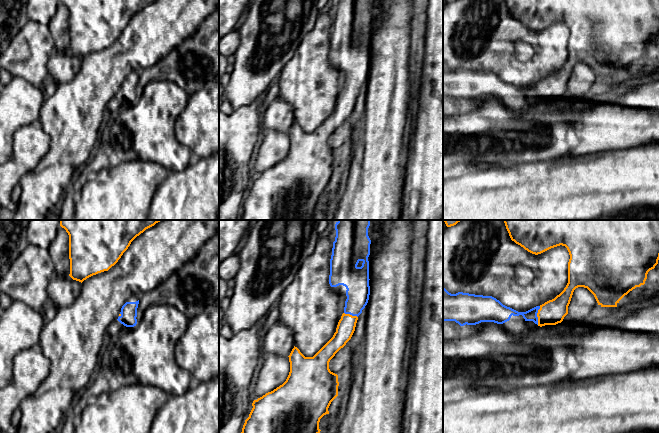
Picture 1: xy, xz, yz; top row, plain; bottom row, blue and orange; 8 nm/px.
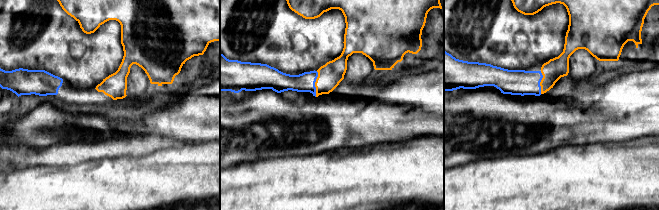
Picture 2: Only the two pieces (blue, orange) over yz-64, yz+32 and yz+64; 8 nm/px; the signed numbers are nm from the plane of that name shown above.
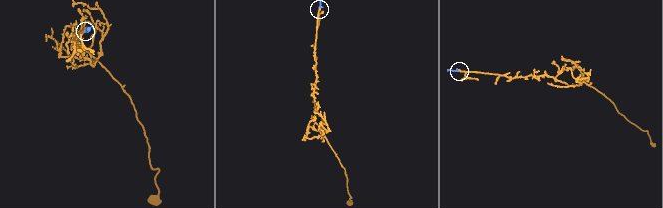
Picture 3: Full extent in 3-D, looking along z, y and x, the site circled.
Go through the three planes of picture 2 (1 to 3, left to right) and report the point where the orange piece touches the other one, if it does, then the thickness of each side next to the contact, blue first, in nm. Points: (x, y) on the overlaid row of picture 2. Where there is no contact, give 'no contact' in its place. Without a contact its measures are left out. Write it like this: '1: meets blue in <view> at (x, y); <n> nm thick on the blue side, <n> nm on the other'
1: no contact
2: meets blue in yz+32 at (314, 84); 160 nm thick on the blue side, 190 nm on the other
3: meets blue in yz+64 at (540, 81); 200 nm thick on the blue side, 170 nm on the other

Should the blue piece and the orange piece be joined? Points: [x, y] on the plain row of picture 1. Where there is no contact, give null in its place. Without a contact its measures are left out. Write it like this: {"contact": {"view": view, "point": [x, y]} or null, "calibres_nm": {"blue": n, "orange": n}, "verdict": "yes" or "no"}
{"contact": {"view": "yz", "point": [536, 91]}, "calibres_nm": {"blue": 110, "orange": 200}, "verdict": "yes"}

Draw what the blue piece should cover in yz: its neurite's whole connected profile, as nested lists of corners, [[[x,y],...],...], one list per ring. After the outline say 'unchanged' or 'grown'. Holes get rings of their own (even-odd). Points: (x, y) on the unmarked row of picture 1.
[[[505,0],[505,2],[511,16],[532,30],[538,31],[551,24],[565,22],[570,31],[566,63],[554,75],[526,88],[518,88],[507,83],[492,72],[463,68],[451,70],[443,63],[443,97],[455,97],[460,102],[476,101],[481,98],[503,100],[509,97],[512,91],[522,91],[525,97],[533,97],[540,103],[556,101],[568,90],[568,82],[576,64],[587,64],[601,83],[617,83],[625,71],[645,60],[648,48],[655,44],[659,36],[659,0]]]; grown

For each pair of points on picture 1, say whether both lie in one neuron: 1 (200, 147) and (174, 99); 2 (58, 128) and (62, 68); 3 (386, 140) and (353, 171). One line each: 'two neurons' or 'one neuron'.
1: two neurons
2: two neurons
3: one neuron

